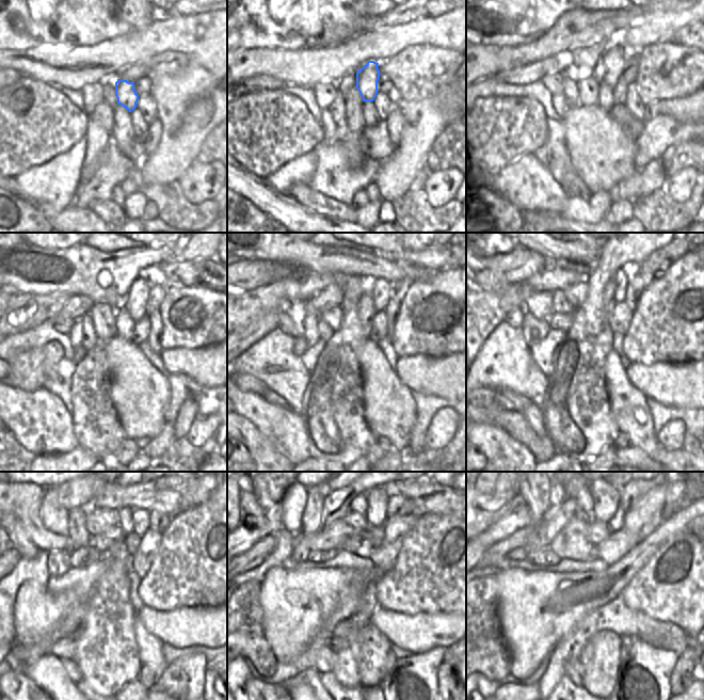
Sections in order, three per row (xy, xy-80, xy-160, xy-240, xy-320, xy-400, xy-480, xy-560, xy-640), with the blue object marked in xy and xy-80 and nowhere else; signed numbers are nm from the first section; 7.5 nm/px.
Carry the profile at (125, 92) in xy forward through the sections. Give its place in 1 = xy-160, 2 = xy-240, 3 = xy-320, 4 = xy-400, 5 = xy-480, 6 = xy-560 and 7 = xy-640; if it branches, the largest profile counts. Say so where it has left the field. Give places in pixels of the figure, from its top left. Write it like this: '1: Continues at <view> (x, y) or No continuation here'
1: Continues at xy-160 (614, 59)
2: Continues at xy-240 (137, 299)
3: Continues at xy-320 (380, 288)
4: Continues at xy-400 (620, 279)
5: Continues at xy-480 (140, 516)
6: Continues at xy-560 (377, 499)
7: Continues at xy-640 (606, 498)

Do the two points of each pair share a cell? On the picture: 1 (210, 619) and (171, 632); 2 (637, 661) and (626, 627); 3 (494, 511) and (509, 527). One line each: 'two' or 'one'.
1: one
2: two
3: two

